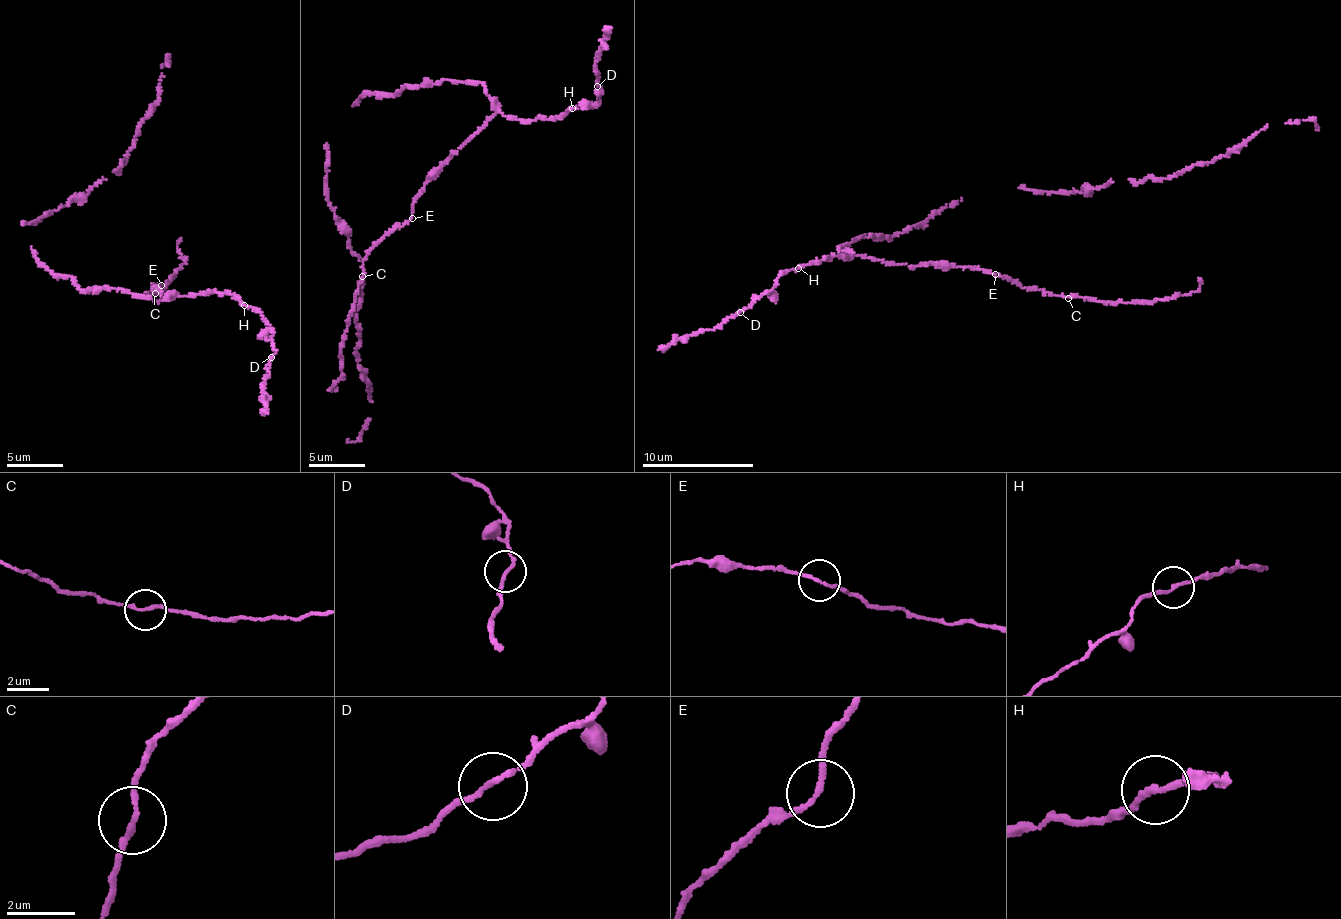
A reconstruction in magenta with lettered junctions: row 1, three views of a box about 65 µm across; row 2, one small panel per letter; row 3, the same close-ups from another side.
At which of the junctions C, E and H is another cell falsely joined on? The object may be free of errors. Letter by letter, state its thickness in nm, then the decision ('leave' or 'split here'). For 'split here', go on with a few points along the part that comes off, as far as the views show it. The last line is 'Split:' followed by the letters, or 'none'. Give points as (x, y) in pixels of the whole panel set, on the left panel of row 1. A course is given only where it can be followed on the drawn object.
C: 160 nm | leave
E: 150 nm | leave
H: 150 nm | leave
Split: none

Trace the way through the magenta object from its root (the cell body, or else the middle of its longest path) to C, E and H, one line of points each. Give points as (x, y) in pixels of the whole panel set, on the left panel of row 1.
C: (76, 281), (79, 289), (129, 290), (155, 301), (177, 295), (154, 287), (161, 285), (147, 296), (155, 293)
E: (76, 281), (79, 289), (129, 290), (155, 301), (177, 295), (166, 296), (158, 285), (154, 287), (161, 285)
H: (76, 281), (79, 289), (129, 290), (155, 301), (213, 291), (240, 297), (243, 305)

